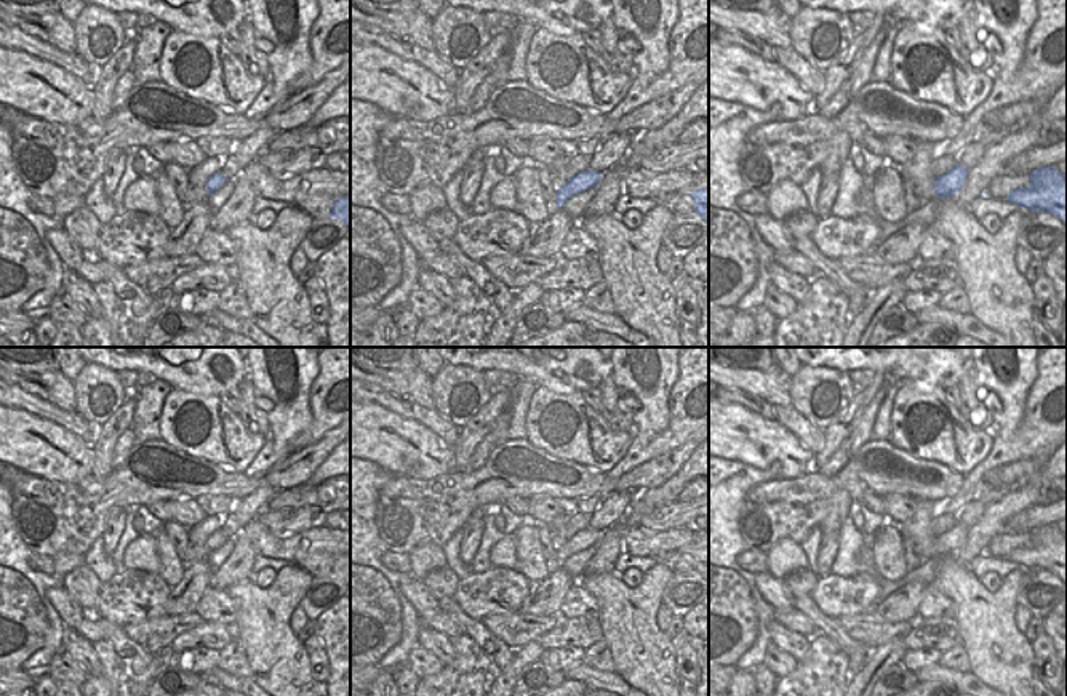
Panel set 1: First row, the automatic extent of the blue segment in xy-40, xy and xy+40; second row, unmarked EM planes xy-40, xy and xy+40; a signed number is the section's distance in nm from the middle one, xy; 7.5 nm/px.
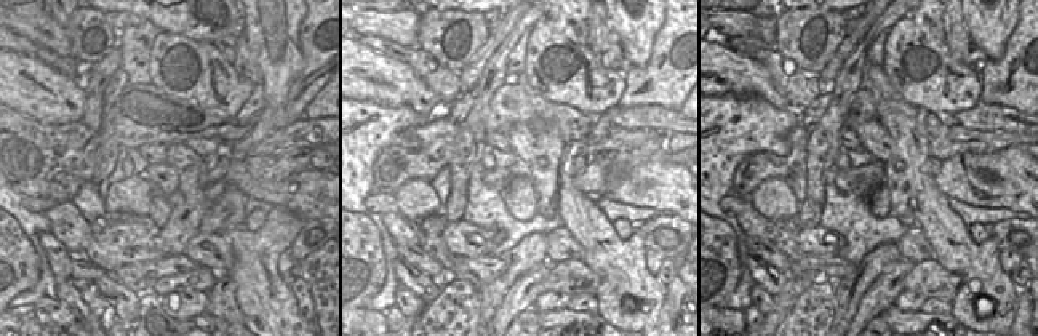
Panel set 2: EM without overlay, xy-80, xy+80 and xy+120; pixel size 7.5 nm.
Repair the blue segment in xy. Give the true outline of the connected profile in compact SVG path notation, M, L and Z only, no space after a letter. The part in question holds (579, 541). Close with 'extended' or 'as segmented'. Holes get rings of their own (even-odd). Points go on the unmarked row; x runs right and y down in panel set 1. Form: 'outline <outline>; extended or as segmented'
outline M592 528L574 533L561 547L557 549L558 566L563 566L563 562L568 557L582 552L592 546L597 546L601 539L601 534L603 531L595 531Z; as segmented

